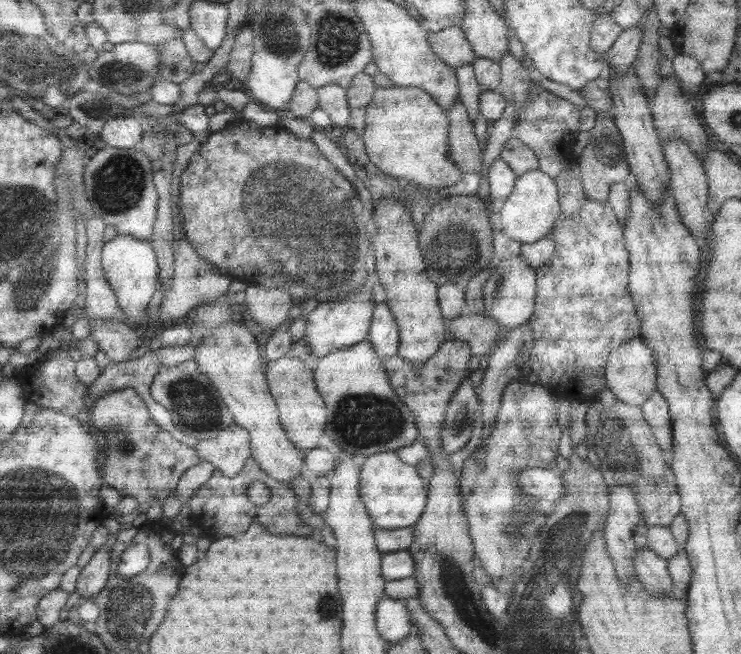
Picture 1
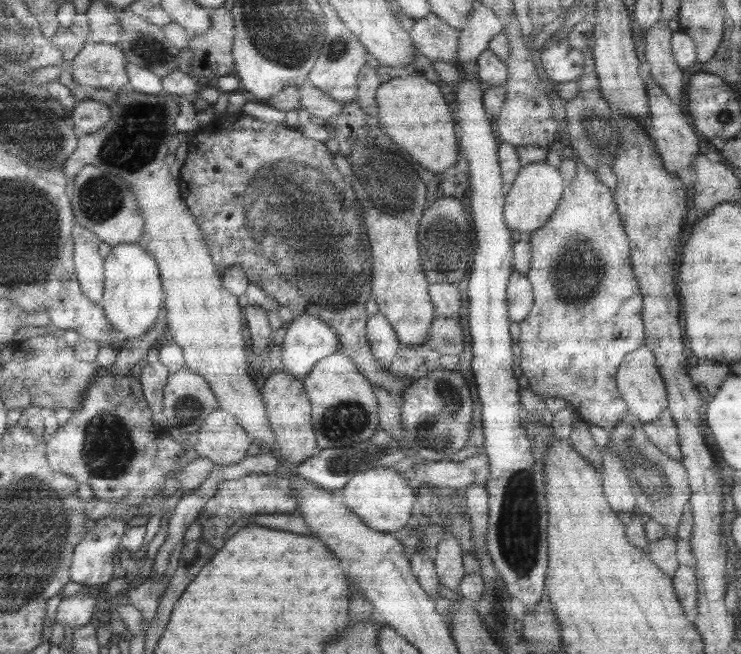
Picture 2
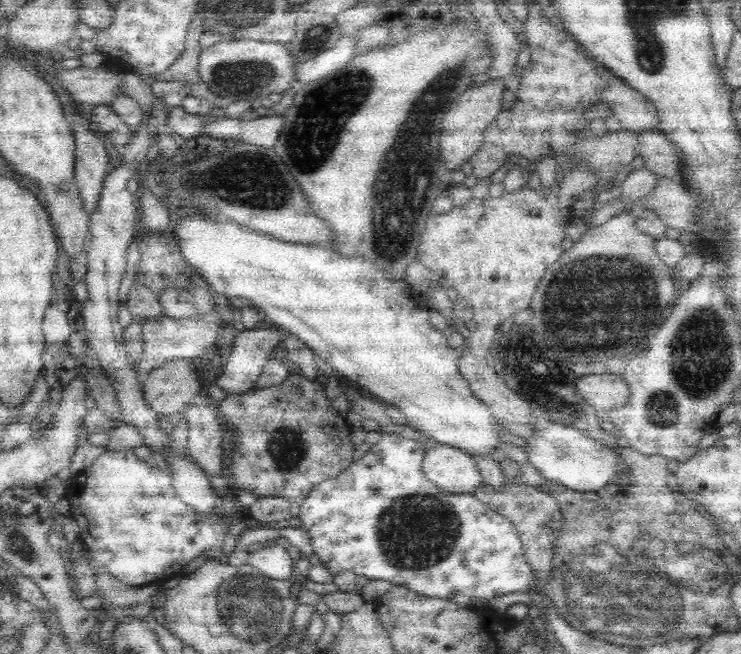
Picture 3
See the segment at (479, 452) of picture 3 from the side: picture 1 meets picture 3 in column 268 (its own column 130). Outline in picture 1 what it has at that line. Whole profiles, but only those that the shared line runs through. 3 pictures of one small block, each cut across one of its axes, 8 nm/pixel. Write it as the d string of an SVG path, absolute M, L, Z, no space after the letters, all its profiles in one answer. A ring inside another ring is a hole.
M117 234L109 242L103 244L101 250L101 270L105 280L109 282L111 290L117 296L117 306L125 316L125 322L131 326L139 326L143 322L147 312L147 302L151 294L155 292L155 280L159 278L159 268L157 268L157 256L151 248L149 242Z

